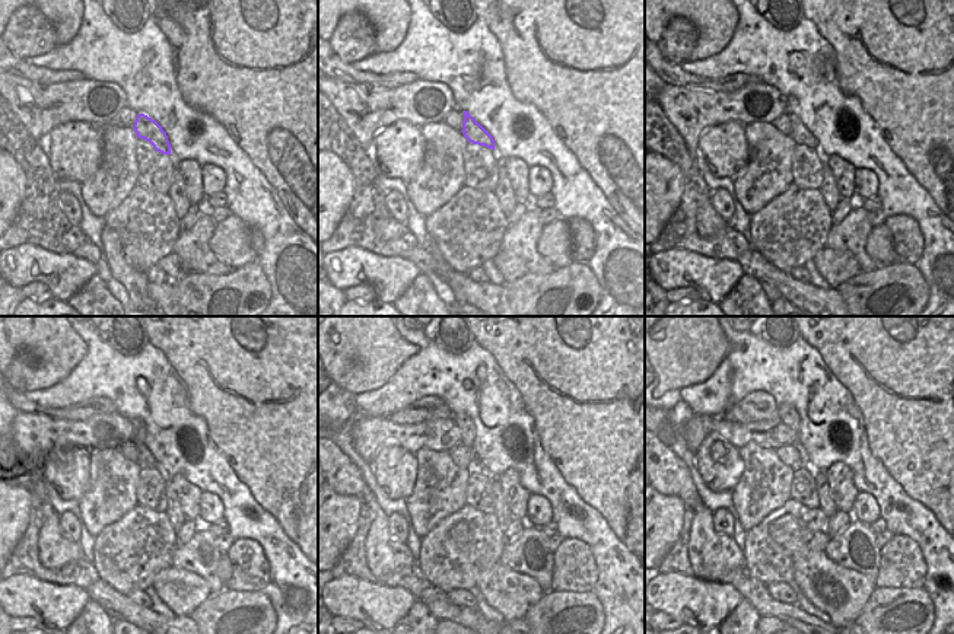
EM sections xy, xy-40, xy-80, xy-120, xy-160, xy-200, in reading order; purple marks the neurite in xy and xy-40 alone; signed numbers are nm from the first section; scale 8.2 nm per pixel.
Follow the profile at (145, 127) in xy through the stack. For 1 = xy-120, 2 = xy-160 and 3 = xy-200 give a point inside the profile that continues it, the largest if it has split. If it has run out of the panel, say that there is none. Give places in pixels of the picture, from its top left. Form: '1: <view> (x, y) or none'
1: xy-120 (139, 429)
2: xy-160 (464, 423)
3: xy-200 (786, 413)

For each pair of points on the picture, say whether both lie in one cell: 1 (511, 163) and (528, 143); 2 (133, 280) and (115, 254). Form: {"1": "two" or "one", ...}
{"1": "two", "2": "one"}

